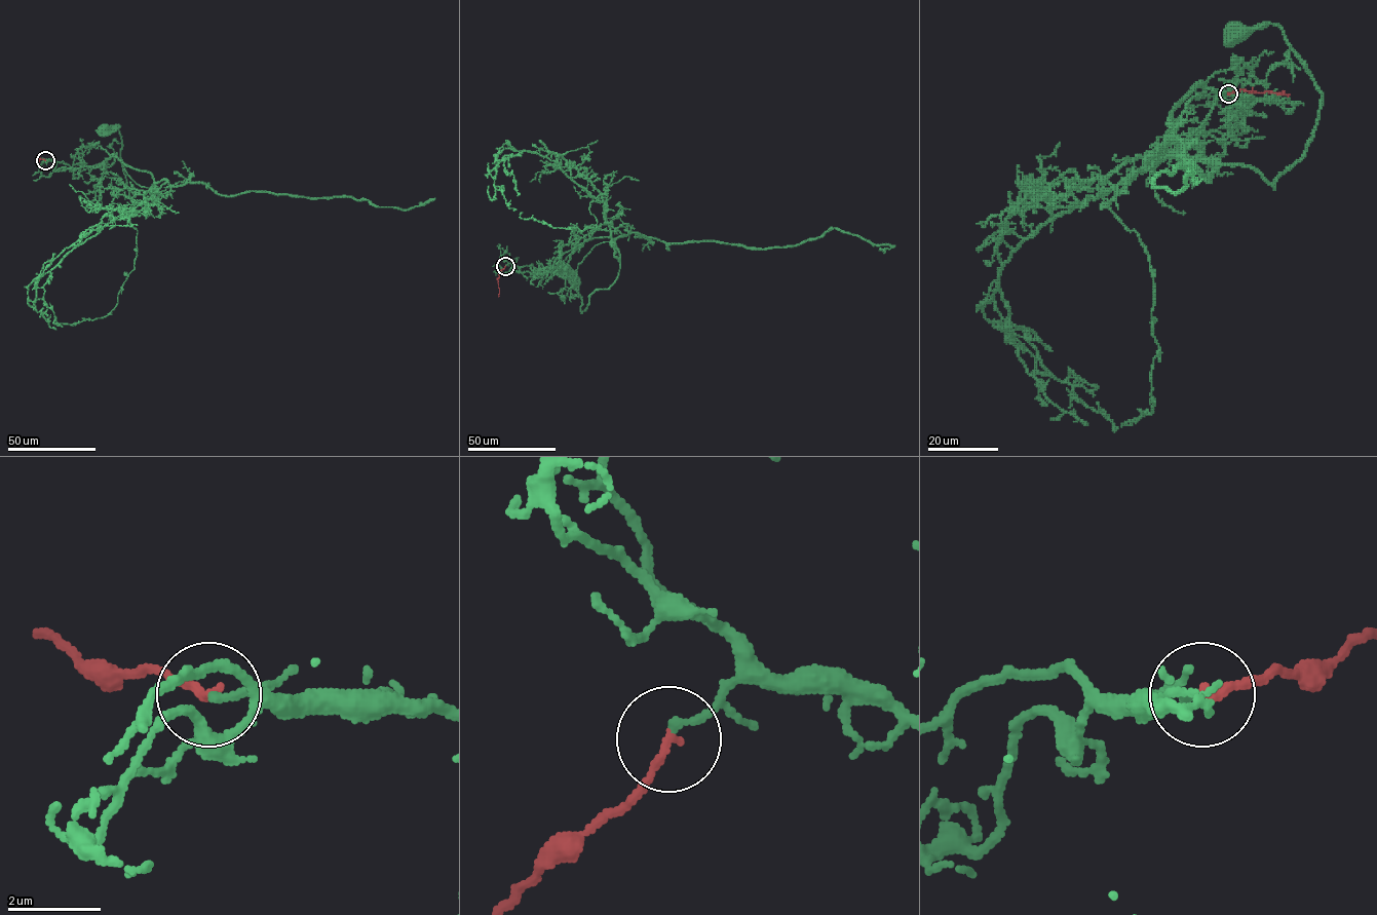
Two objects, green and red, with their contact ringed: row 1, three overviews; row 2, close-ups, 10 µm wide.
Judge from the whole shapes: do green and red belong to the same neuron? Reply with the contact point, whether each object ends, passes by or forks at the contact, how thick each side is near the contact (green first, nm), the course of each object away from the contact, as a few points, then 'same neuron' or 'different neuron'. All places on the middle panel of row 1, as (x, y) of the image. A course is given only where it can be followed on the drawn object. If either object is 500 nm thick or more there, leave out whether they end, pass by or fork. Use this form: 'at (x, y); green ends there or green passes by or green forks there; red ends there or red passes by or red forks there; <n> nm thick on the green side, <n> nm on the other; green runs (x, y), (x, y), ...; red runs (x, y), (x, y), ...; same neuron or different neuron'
at (505, 266); green ends there; red ends there; 160 nm thick on the green side, 160 nm on the other; green runs (505, 266), (533, 276), (597, 230), (610, 232), (618, 275), (590, 295), (581, 312), (581, 298), (564, 270); red runs (505, 266), (498, 273), (498, 297); same neuron

